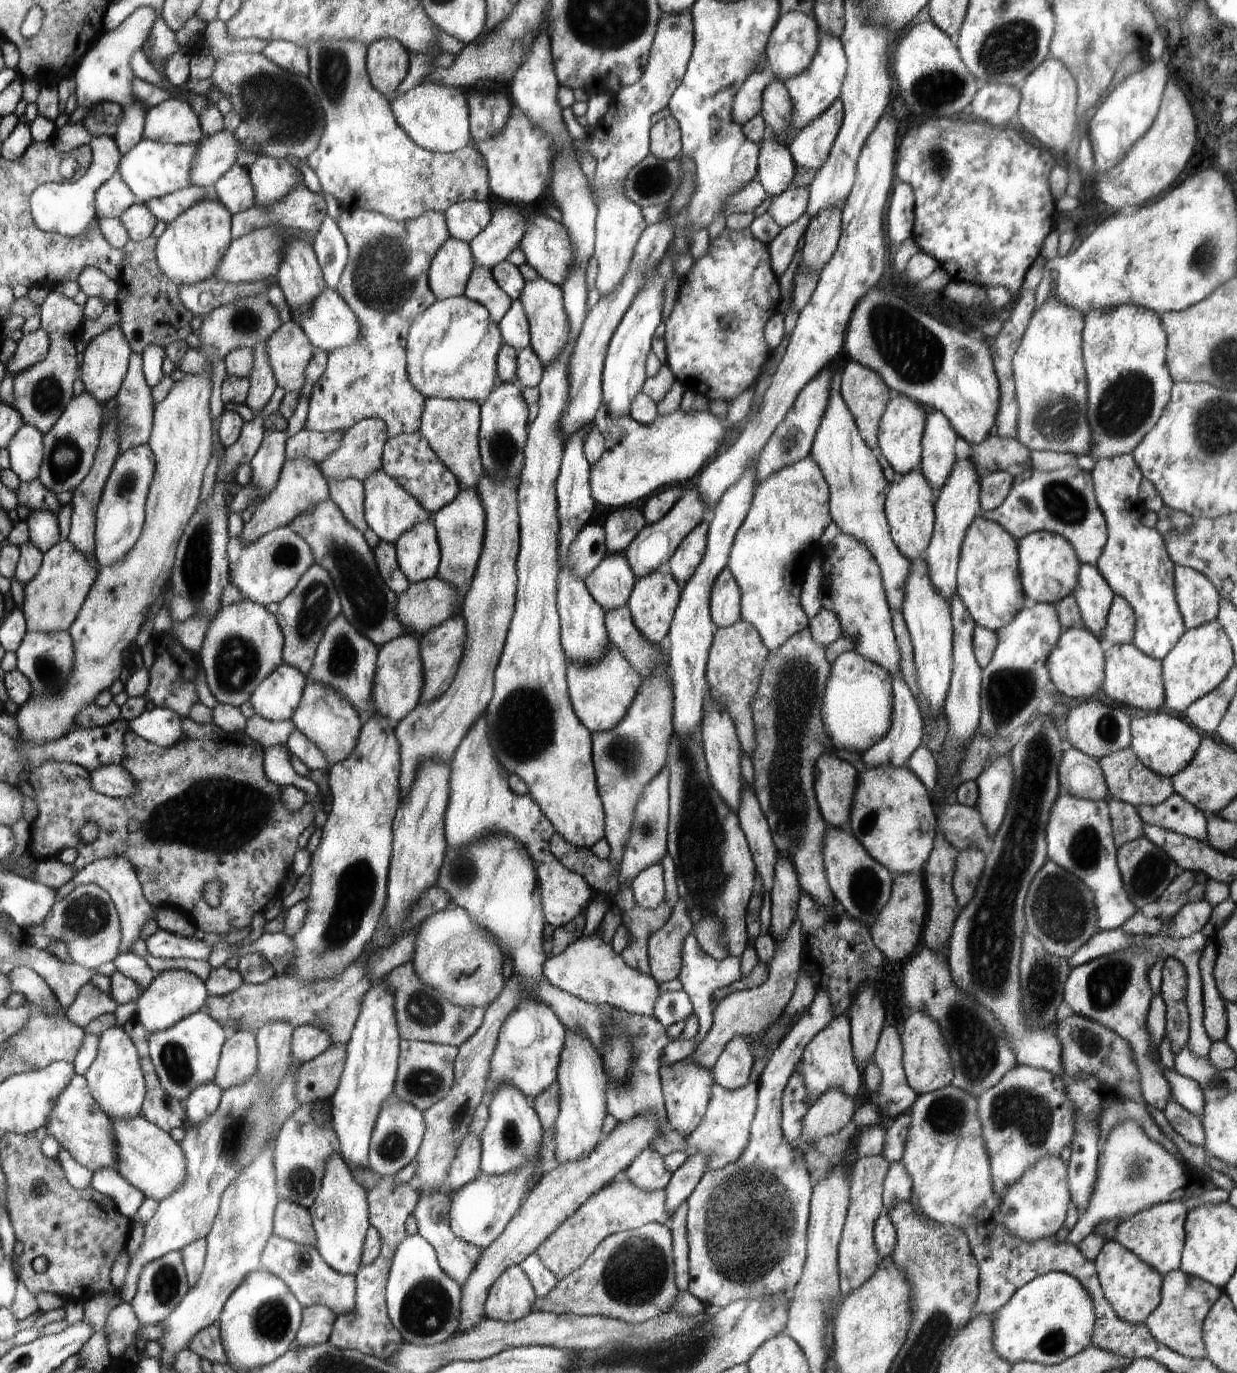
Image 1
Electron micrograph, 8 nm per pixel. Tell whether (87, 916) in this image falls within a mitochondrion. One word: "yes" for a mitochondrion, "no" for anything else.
yes

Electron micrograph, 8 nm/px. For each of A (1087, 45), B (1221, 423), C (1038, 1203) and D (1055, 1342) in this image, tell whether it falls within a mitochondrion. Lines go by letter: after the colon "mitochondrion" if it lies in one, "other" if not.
A: mitochondrion
B: mitochondrion
C: mitochondrion
D: mitochondrion

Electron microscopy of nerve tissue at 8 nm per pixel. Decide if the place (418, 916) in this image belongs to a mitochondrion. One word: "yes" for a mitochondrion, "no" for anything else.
no

